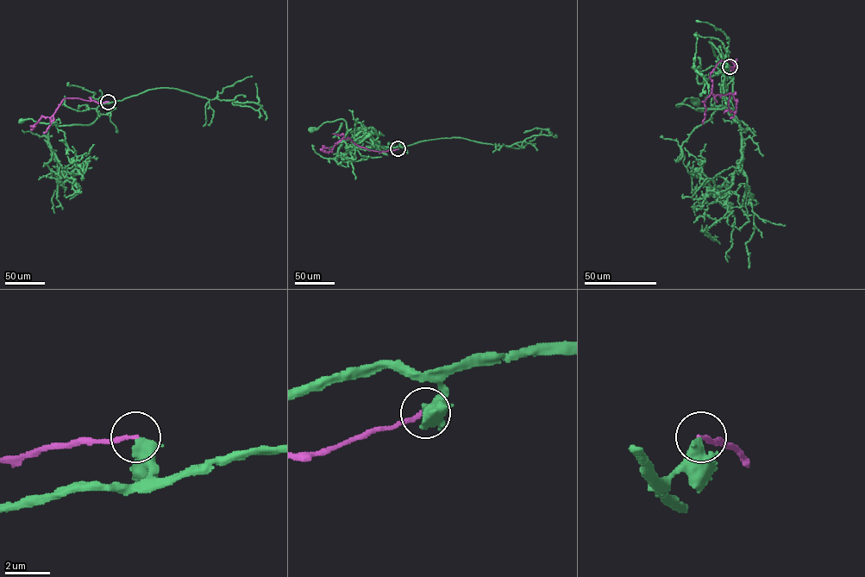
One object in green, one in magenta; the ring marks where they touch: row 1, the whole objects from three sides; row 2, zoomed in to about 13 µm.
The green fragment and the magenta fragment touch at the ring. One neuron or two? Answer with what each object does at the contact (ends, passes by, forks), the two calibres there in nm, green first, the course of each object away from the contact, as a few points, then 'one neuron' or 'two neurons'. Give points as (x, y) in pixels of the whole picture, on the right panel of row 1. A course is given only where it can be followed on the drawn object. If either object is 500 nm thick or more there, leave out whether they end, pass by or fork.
550/200 nm | green via (730, 66), (733, 96), (726, 107), (697, 109), (703, 111), (676, 105), (687, 98), (696, 102) | magenta via (730, 66), (735, 66), (732, 61), (720, 60), (710, 78), (713, 95), (733, 95), (736, 103), (733, 116) | two neurons

